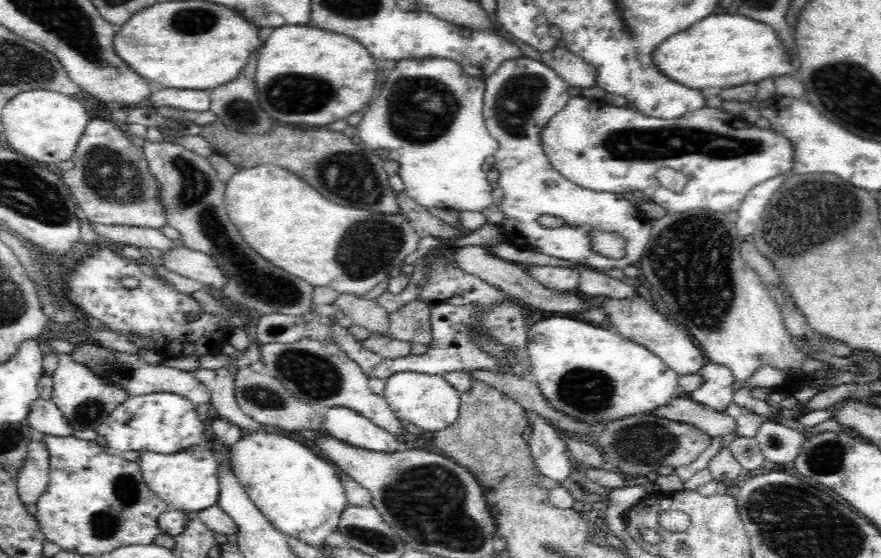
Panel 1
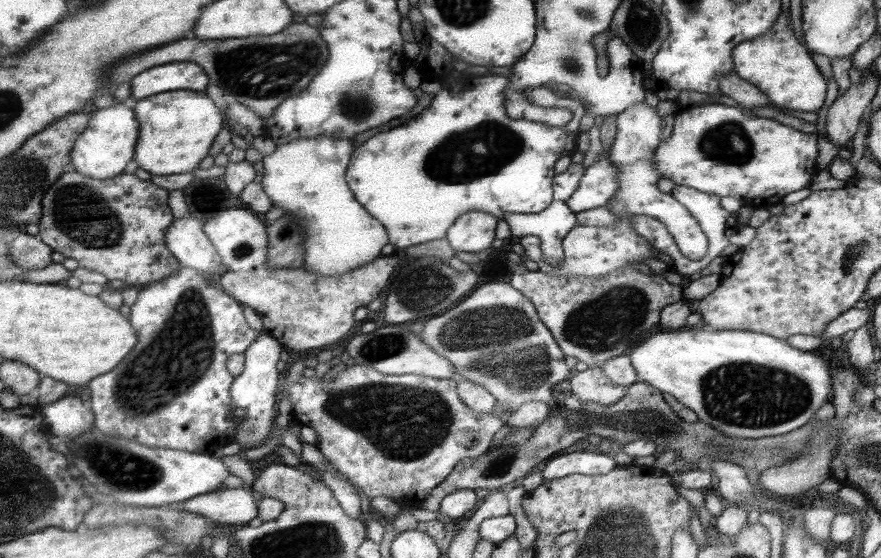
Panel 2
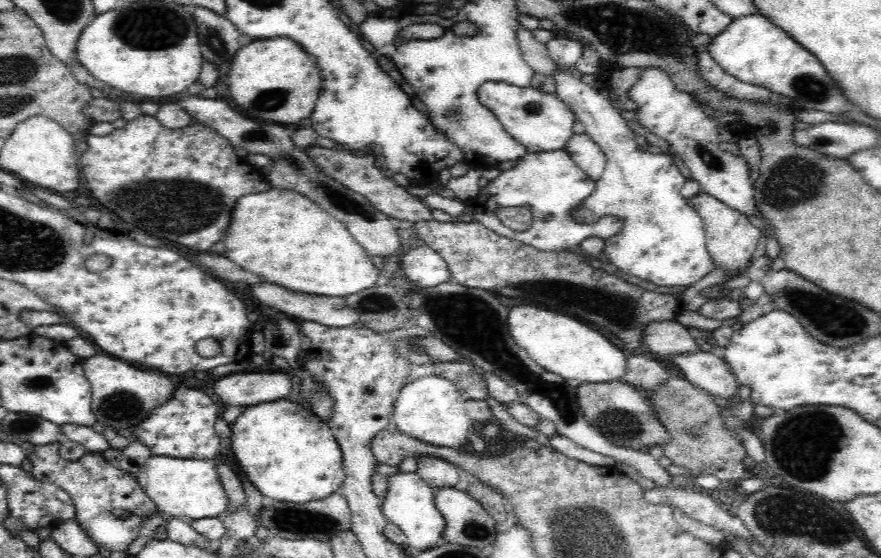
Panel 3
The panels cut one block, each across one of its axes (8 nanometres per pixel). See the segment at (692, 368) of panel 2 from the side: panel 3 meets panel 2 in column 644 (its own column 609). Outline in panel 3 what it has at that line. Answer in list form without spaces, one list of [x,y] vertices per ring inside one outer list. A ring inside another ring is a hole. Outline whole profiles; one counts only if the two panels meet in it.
[[[516,306],[507,315],[510,335],[538,365],[579,384],[620,381],[626,374],[626,354],[597,330],[564,314],[538,310],[534,306]]]

